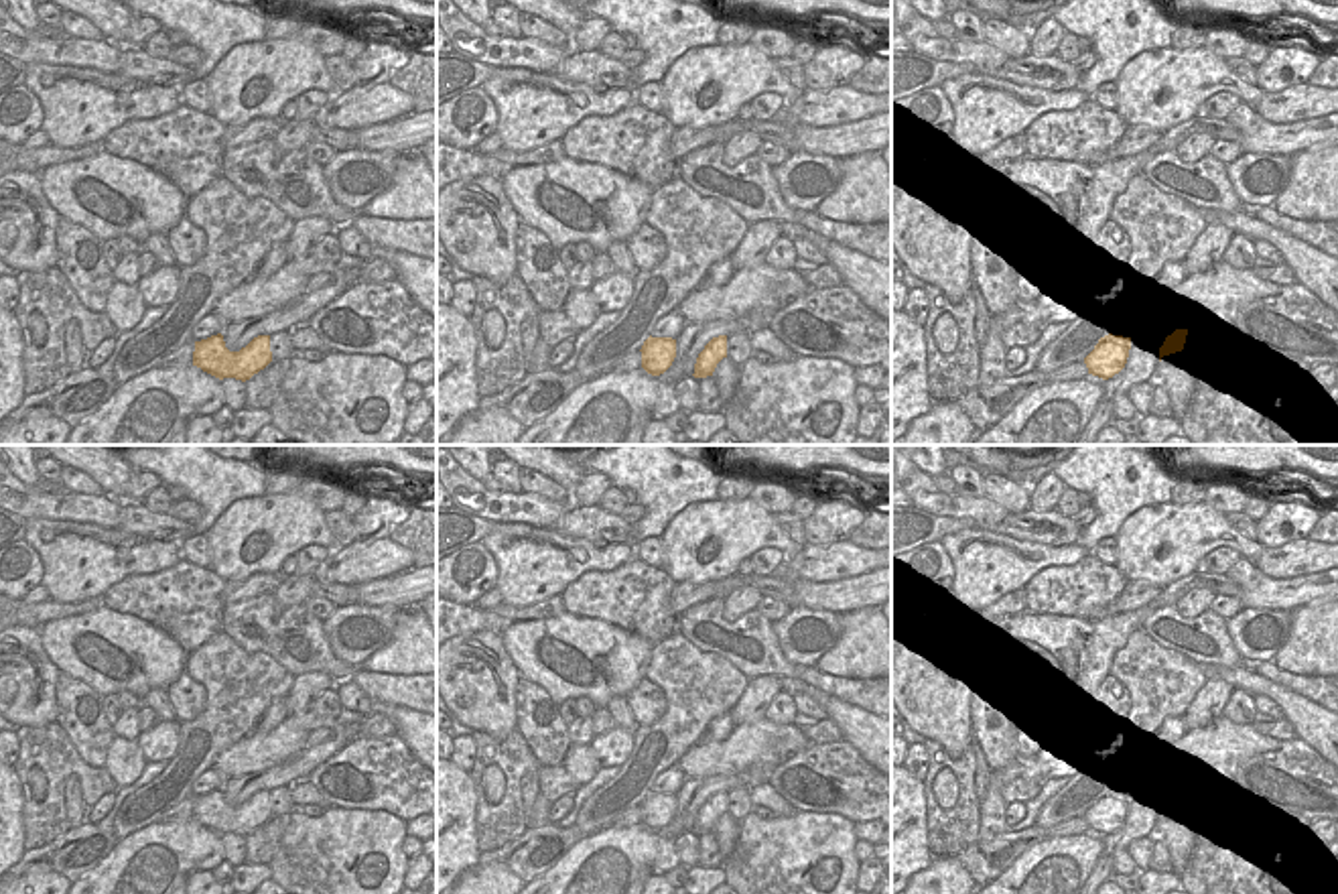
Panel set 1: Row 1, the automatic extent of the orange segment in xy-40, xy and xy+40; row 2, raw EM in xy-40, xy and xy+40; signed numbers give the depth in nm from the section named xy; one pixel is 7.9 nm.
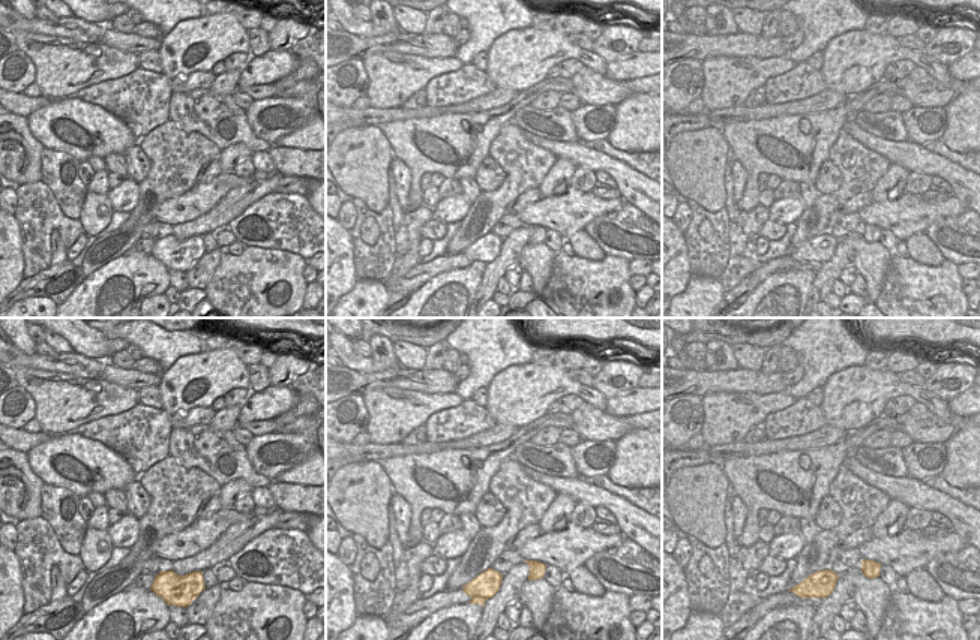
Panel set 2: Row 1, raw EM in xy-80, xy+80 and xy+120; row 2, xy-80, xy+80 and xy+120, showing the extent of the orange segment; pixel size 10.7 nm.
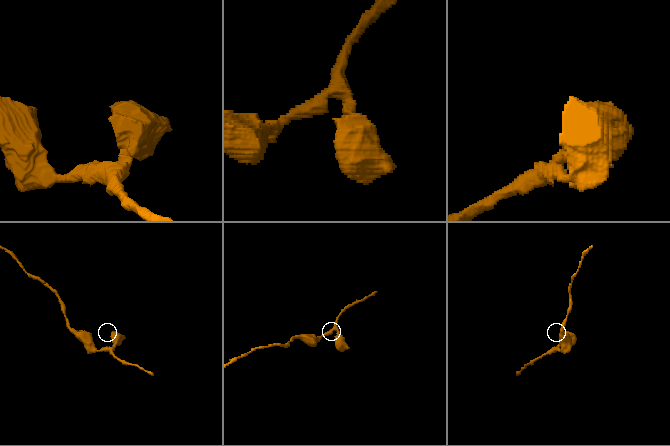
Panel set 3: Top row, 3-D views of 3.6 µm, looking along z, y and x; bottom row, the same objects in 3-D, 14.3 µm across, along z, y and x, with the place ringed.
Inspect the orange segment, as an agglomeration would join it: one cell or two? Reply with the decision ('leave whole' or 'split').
leave whole

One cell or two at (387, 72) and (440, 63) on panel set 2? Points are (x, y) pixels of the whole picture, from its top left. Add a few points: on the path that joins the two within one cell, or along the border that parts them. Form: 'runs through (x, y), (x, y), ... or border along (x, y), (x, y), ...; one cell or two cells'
runs through (401, 72), (426, 71); one cell

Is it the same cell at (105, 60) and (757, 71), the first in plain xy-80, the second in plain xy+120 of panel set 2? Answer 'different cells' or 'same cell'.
same cell

